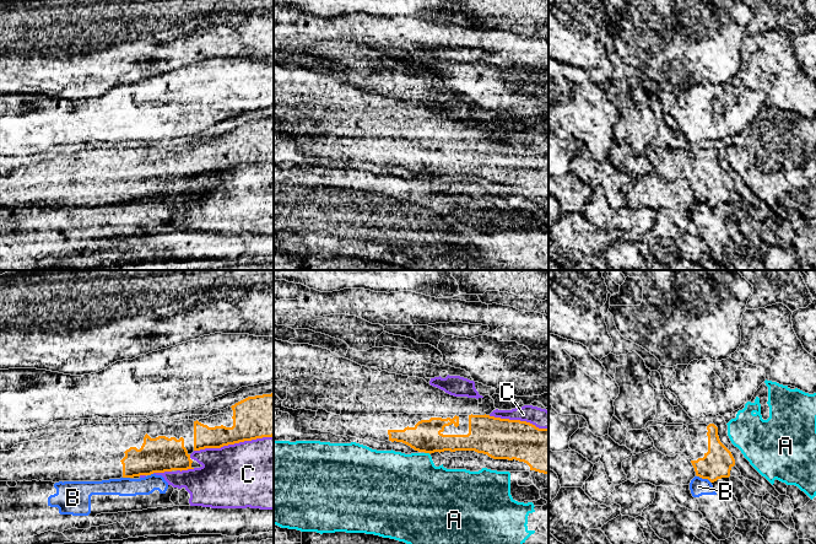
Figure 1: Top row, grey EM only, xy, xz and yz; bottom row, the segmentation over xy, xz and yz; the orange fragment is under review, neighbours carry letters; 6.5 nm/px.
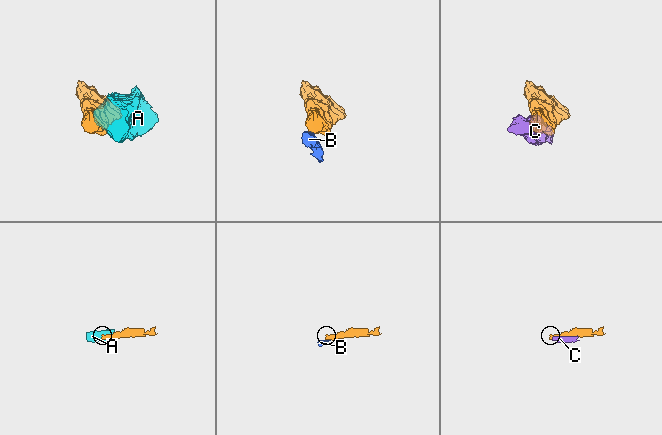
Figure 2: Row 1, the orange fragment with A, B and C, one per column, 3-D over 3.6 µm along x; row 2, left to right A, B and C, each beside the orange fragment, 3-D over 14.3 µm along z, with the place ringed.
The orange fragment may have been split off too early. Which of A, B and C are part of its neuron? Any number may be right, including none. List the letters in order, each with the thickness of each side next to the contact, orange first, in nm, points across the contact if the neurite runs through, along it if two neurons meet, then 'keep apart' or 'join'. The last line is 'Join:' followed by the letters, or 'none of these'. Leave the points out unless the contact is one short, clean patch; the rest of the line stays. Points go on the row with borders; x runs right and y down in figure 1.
A: 200 nm thick on the orange side, 420 nm on the other; border along xz (425, 452), (430, 454); keep apart
B: 200 nm thick on the orange side, 120 nm on the other; border along yz (697, 475), (711, 483); keep apart
C: 280 nm thick on the orange side, 440 nm on the other; keep apart
Join: none of these

